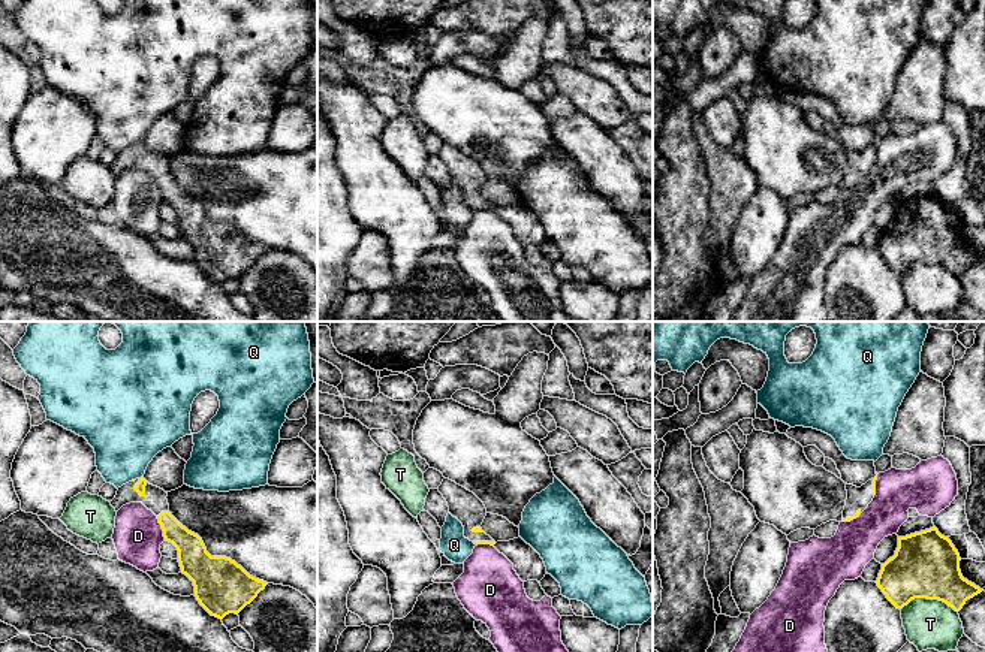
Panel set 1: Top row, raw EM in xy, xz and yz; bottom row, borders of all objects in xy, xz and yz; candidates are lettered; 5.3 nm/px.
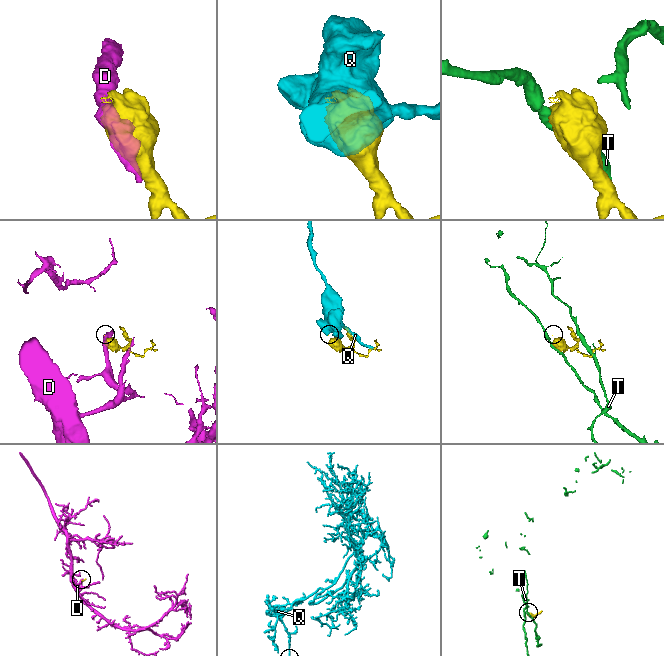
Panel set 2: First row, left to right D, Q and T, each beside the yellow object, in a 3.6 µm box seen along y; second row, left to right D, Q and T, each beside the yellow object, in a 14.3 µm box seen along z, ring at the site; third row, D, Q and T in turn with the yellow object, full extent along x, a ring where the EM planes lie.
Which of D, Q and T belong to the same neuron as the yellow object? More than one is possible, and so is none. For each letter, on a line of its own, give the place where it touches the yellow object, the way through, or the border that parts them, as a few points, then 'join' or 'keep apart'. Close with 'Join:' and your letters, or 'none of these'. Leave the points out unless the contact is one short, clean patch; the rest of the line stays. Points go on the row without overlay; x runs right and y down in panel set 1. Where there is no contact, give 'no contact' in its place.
D: meets yellow in xy at (162, 193); keep apart
Q: meets yellow in xy at (141, 142); keep apart
T: meets yellow in yz at (928, 263); keep apart
Join: none of these

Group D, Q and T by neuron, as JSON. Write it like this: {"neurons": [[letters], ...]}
{"neurons": [["D"], ["Q"], ["T"]]}

